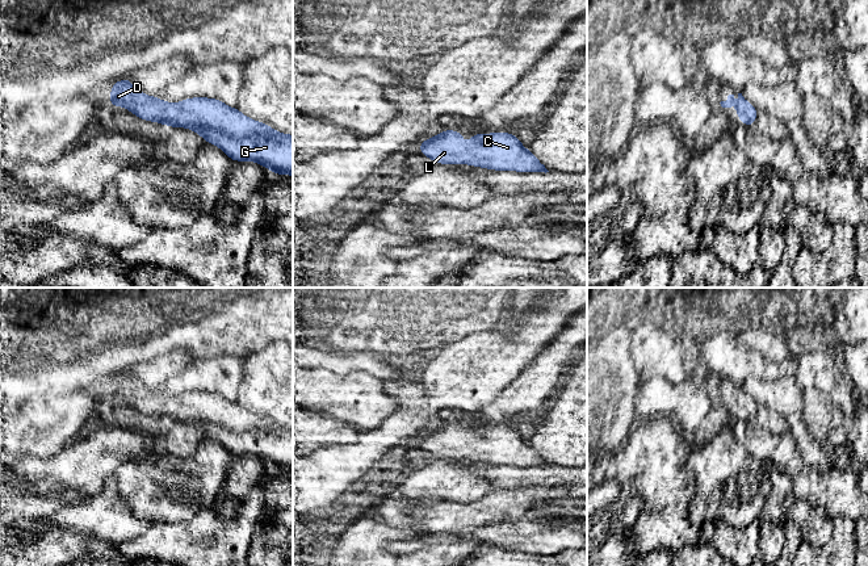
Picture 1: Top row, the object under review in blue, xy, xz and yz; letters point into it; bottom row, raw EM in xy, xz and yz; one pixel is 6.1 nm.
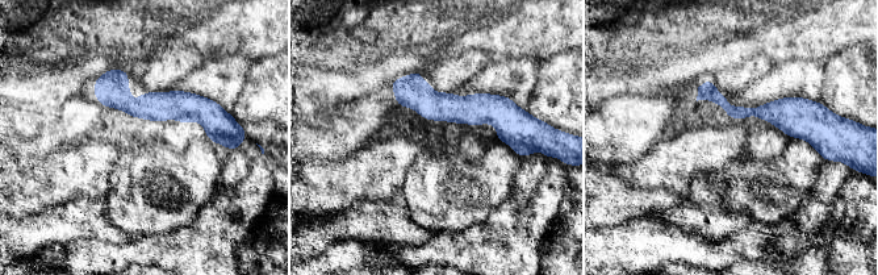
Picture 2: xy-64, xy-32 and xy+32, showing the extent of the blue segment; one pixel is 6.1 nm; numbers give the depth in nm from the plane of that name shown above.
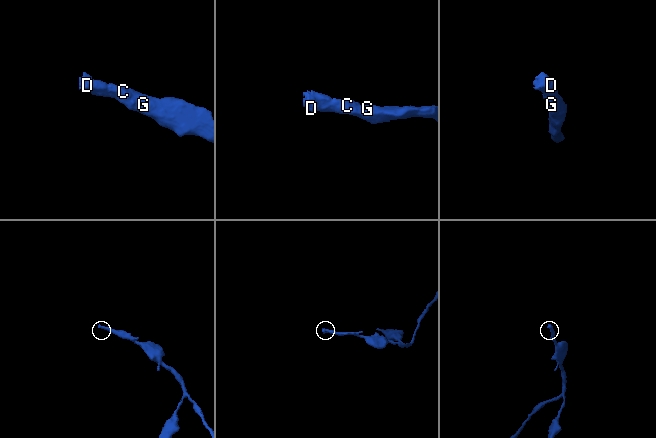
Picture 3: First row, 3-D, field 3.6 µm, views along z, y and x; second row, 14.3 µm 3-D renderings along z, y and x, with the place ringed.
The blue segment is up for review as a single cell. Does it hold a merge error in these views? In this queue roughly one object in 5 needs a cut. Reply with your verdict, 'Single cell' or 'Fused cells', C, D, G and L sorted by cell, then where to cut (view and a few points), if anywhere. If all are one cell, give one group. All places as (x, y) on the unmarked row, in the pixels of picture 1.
Single cell. Groups: C D G L. No split

